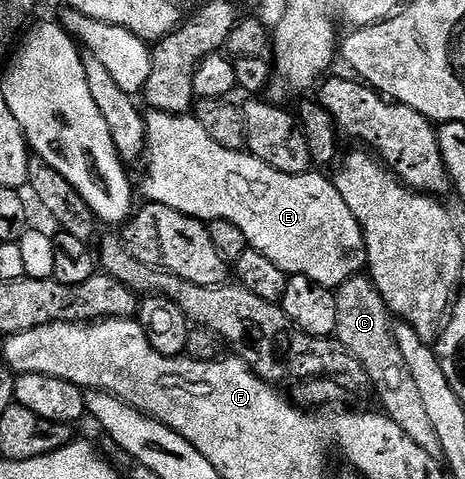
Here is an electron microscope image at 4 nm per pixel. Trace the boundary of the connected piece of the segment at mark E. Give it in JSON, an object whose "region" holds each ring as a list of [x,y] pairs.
{"region":[[[155,110],[149,114],[145,116],[146,180],[142,183],[142,191],[149,202],[168,205],[168,209],[176,209],[176,213],[200,219],[207,225],[217,219],[230,221],[236,229],[240,229],[240,233],[244,233],[249,250],[264,253],[268,261],[280,265],[287,277],[303,275],[316,281],[316,285],[337,289],[366,267],[362,230],[356,217],[352,217],[352,209],[344,205],[344,197],[340,197],[333,178],[326,176],[325,179],[315,173],[280,173],[245,150],[224,149],[224,145],[216,145],[216,141],[208,137],[204,125],[200,125],[193,114],[169,115]]]}

